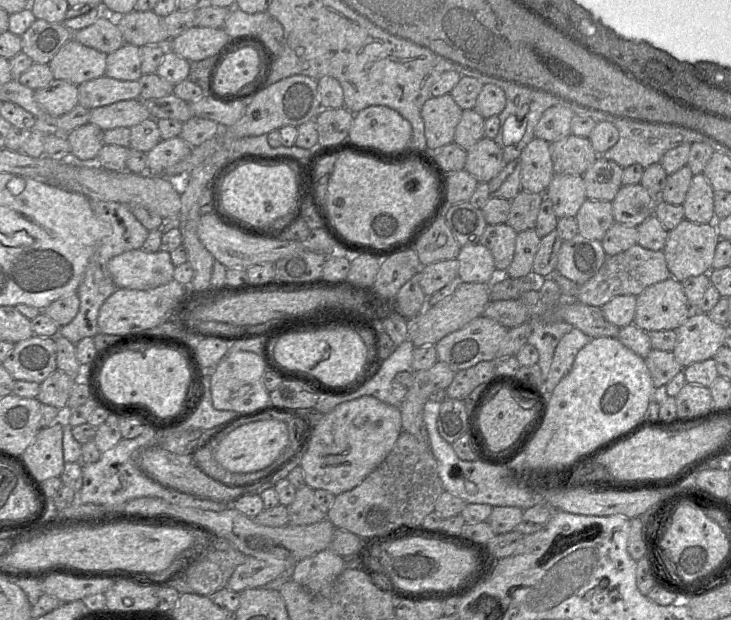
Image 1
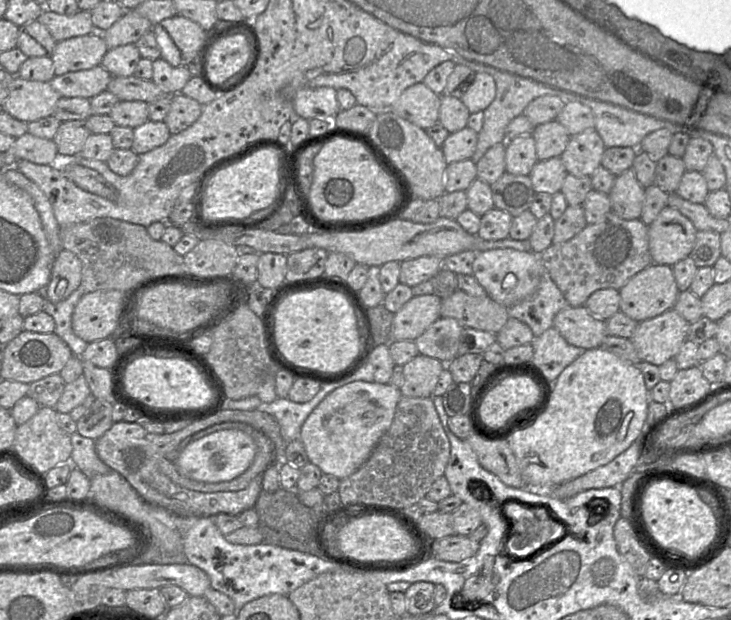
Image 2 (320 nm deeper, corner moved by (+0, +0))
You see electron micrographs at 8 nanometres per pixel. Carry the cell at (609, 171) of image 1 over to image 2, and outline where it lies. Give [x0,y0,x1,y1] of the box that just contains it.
[561,128,606,177]

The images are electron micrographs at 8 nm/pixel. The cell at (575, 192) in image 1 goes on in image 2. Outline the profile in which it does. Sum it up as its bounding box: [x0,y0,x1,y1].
[529,157,566,194]

